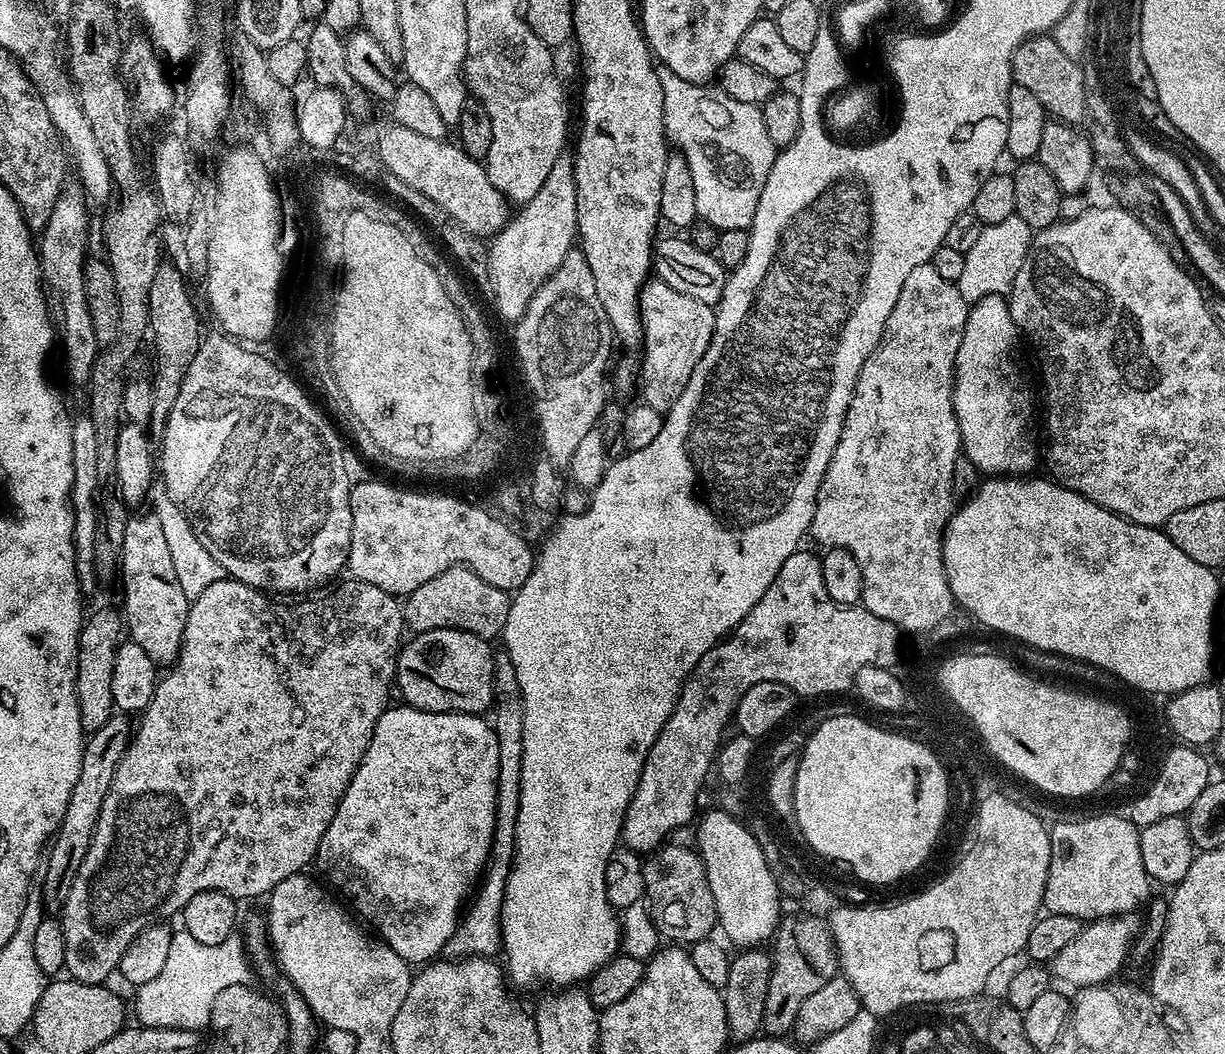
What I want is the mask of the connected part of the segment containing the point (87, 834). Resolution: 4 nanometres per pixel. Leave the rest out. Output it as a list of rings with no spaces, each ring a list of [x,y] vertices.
[[[114,714],[106,722],[106,726],[91,733],[84,741],[82,770],[78,770],[78,782],[74,782],[70,802],[66,802],[66,814],[60,823],[60,831],[52,837],[46,852],[46,867],[43,869],[44,897],[42,897],[45,913],[59,913],[66,898],[70,898],[70,886],[74,886],[74,878],[78,874],[78,866],[82,866],[82,858],[86,858],[86,850],[90,850],[94,826],[98,822],[98,814],[102,814],[102,802],[106,802],[106,794],[118,770],[118,762],[122,762],[128,744],[132,741],[134,728],[131,723],[128,725],[128,720],[127,715]]]

